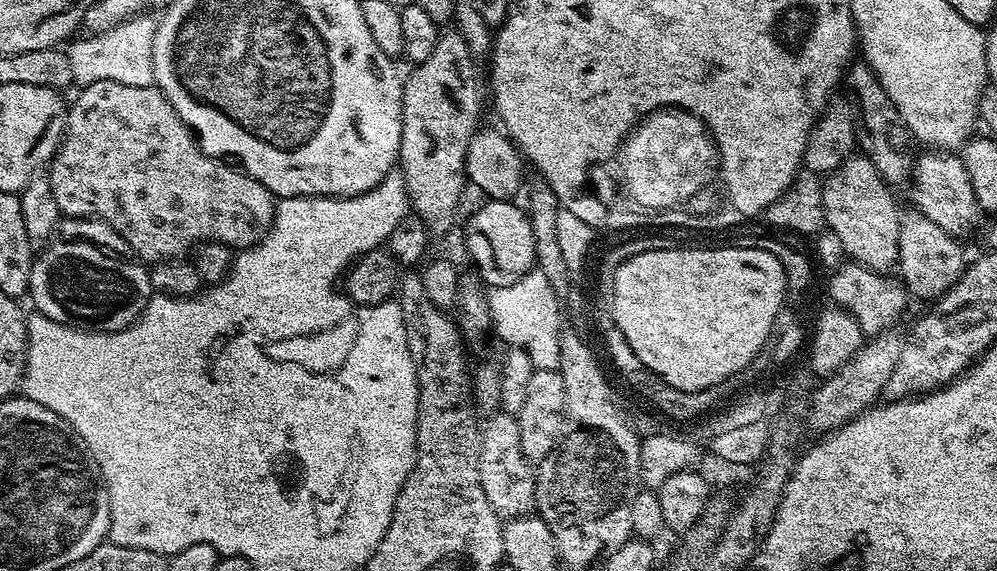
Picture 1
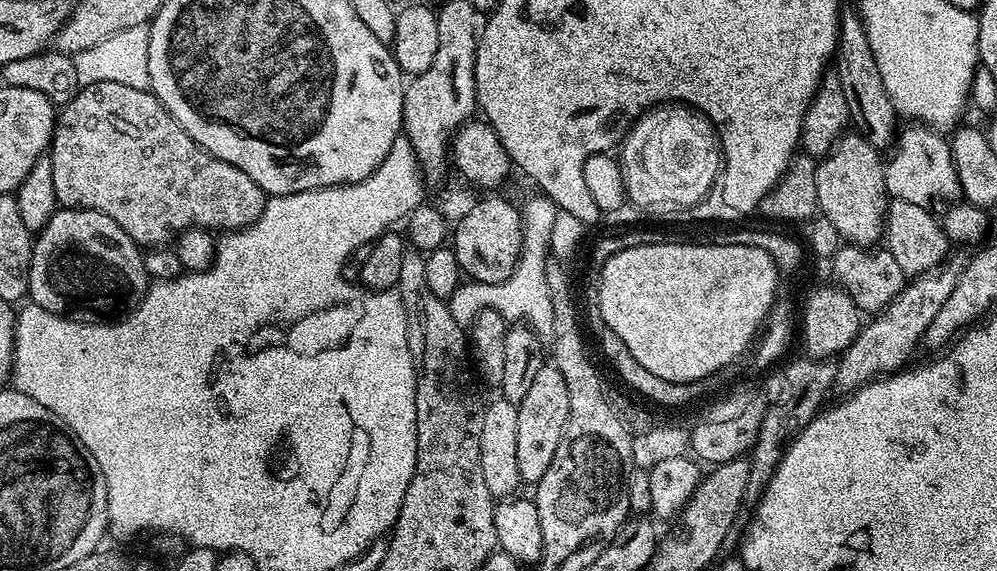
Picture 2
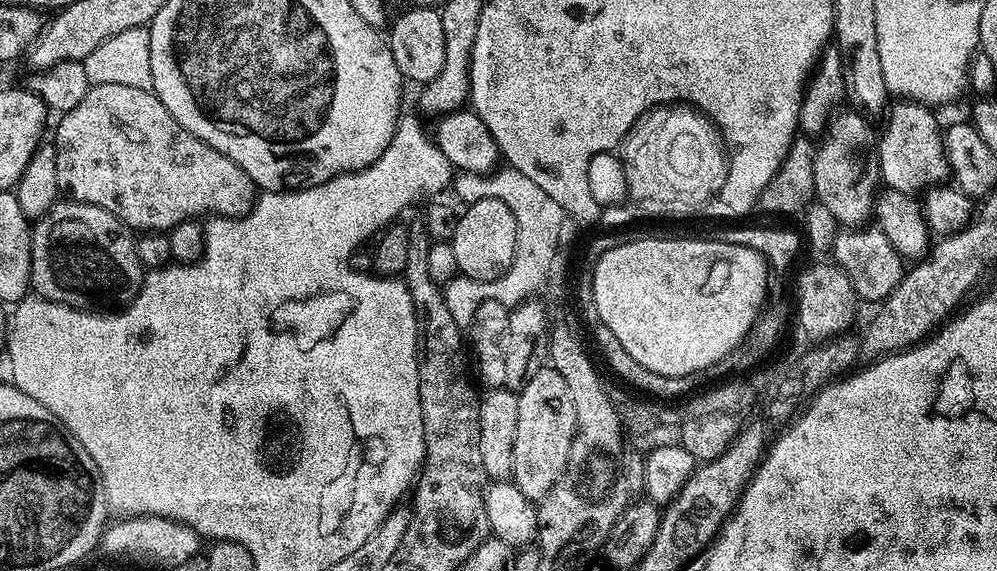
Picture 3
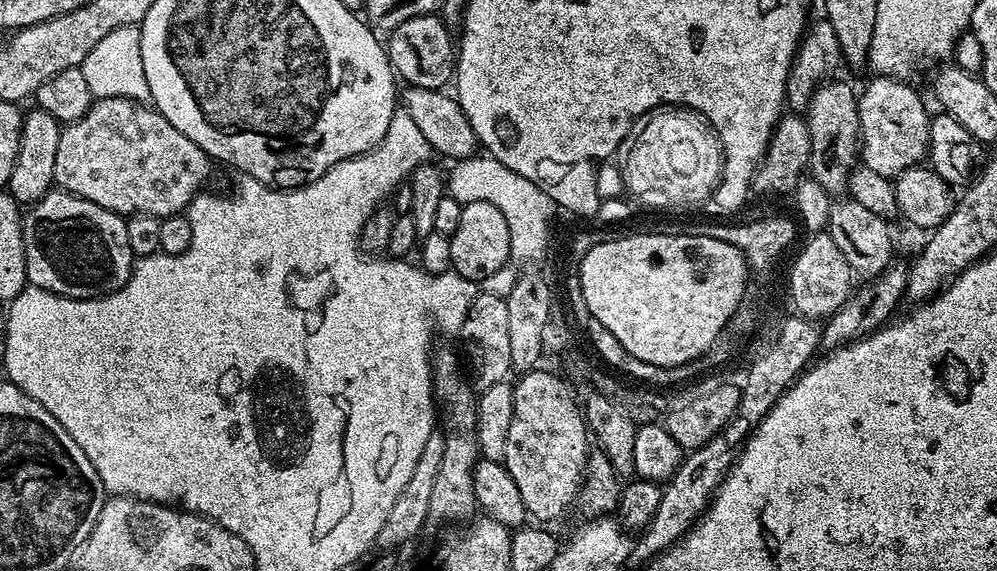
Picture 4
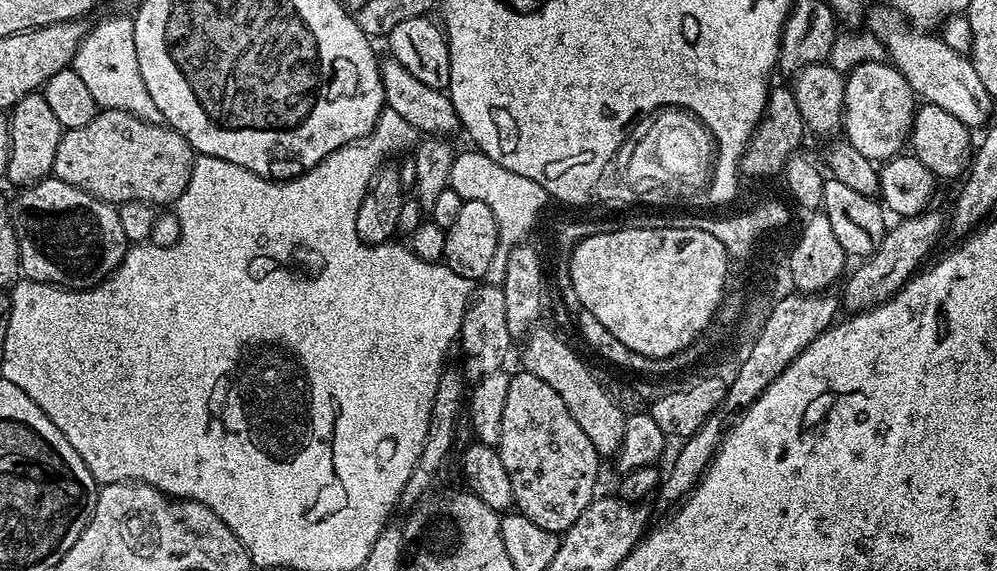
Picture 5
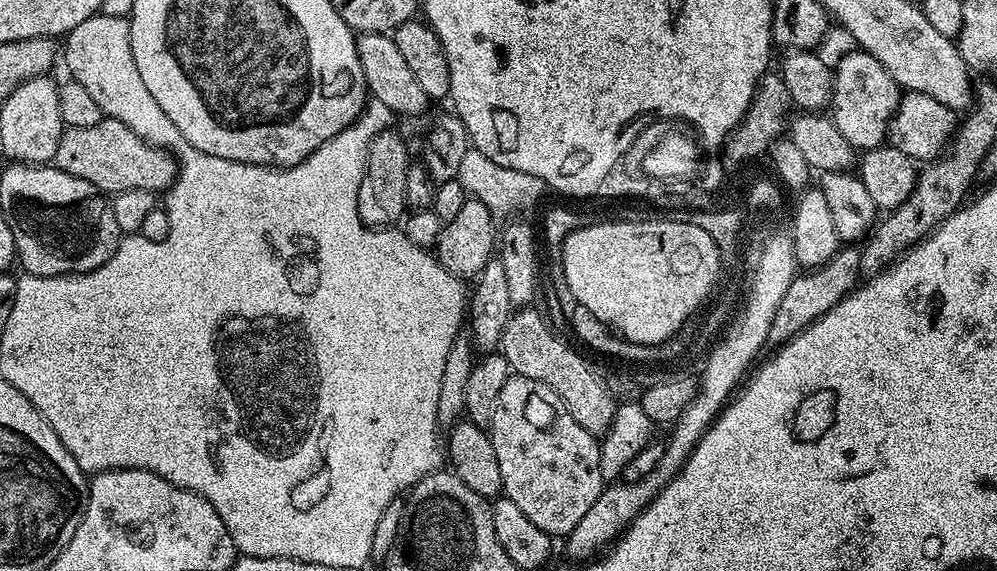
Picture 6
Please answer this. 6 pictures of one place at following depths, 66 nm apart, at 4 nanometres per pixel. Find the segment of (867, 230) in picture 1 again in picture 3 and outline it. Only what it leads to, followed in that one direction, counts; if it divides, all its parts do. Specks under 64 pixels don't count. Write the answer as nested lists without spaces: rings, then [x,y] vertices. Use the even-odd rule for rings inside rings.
[[[855,110],[847,111],[837,111],[831,117],[826,128],[827,135],[819,141],[821,144],[815,149],[812,157],[814,196],[819,204],[830,210],[830,214],[834,214],[837,225],[864,226],[869,223],[867,220],[870,220],[874,212],[872,180],[868,177],[868,164],[863,160],[864,135],[868,132],[869,121]]]

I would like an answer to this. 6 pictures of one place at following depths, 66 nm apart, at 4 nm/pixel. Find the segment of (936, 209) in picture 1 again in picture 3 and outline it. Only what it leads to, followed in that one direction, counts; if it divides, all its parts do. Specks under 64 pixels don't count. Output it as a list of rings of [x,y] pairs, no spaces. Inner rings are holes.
[[[896,102],[886,112],[888,121],[880,132],[880,145],[876,160],[880,163],[880,176],[887,187],[909,194],[919,193],[929,186],[939,185],[949,179],[948,159],[944,153],[942,128],[936,125],[925,105],[915,102]]]

